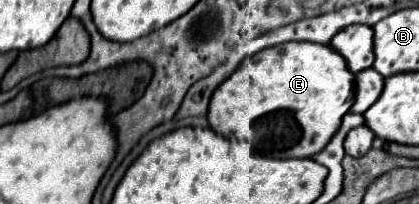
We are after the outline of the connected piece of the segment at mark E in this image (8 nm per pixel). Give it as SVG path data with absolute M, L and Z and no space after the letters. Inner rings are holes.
M289 41L259 51L253 57L247 57L239 65L239 69L215 89L207 119L211 129L219 135L245 139L265 157L313 157L331 141L331 137L341 125L341 117L351 109L353 101L355 73L347 67L347 61L333 47L317 45L311 41Z

